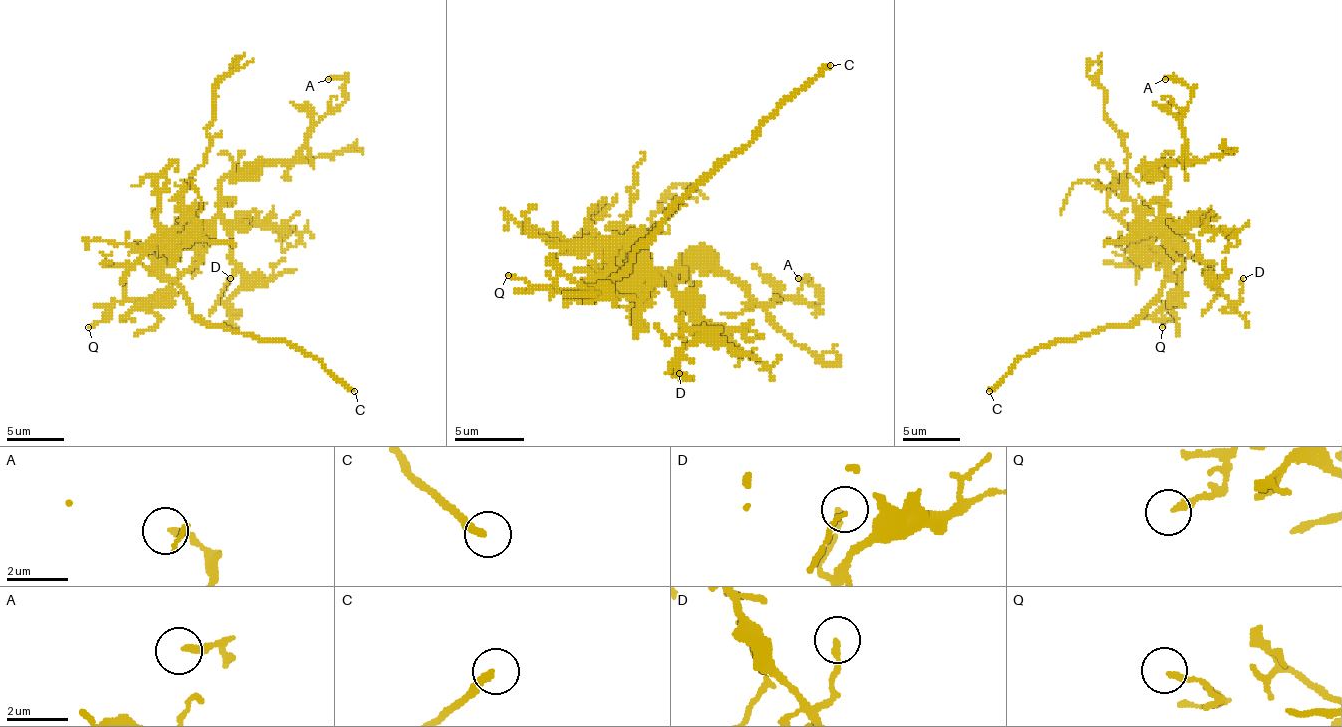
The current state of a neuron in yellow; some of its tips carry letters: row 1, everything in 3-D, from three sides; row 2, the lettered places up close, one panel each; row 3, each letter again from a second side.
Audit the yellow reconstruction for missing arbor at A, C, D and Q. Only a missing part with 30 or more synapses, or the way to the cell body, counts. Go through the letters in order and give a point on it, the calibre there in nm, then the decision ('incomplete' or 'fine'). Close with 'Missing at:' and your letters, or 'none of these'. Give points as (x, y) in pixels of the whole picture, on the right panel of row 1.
A: place (1165, 79); calibre 190 nm; fine
C: place (989, 391); calibre 240 nm; incomplete
D: place (1243, 278); calibre 170 nm; fine
Q: place (1162, 327); calibre 200 nm; fine
Missing at: C

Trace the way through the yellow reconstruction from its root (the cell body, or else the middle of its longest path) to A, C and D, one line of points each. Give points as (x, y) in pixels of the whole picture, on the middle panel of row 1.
A: (609, 282), (672, 282), (697, 268), (718, 268), (756, 303), (805, 299), (819, 310), (819, 292), (798, 278)
C: (609, 282), (599, 282), (606, 285), (679, 202), (725, 160), (739, 153), (798, 90), (830, 65)
D: (609, 282), (651, 278), (669, 282), (683, 310), (679, 317), (693, 338), (669, 369), (679, 373)

